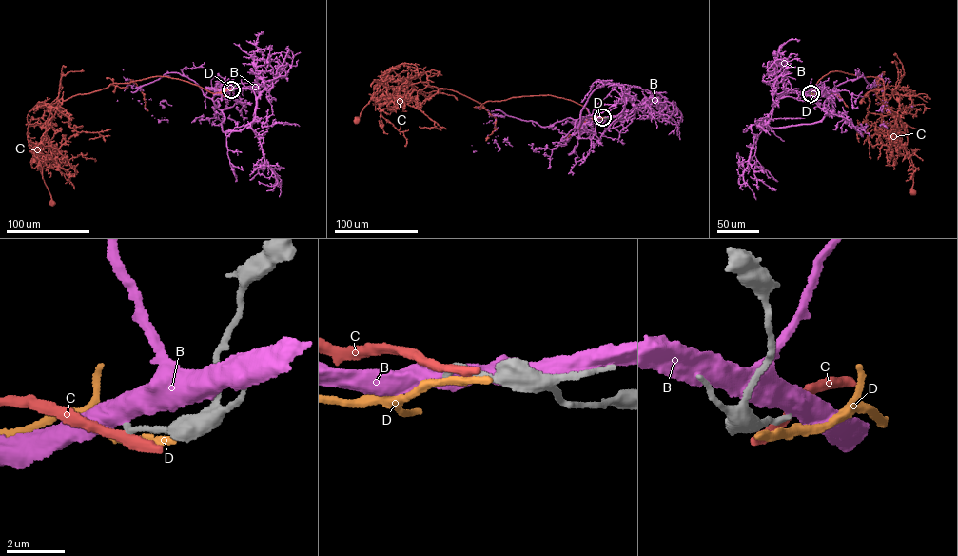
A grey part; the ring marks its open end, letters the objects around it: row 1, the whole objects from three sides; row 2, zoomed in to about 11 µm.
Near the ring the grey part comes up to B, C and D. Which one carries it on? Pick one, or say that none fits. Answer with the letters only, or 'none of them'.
none of them

